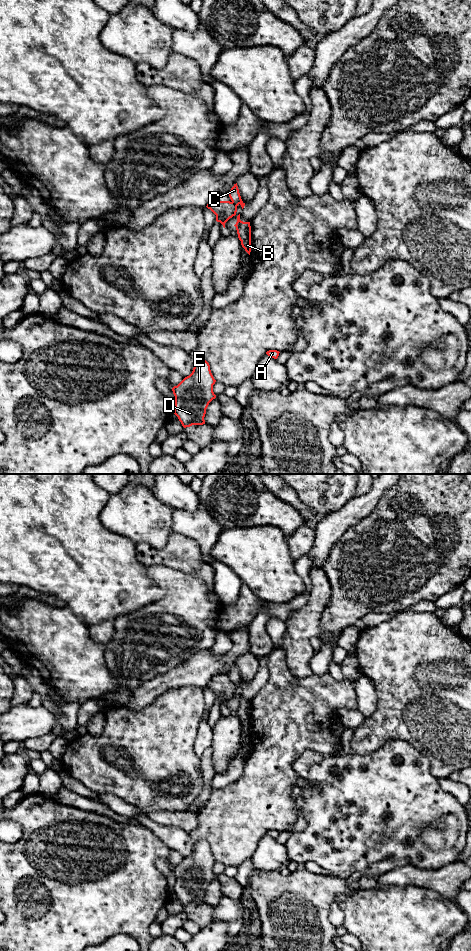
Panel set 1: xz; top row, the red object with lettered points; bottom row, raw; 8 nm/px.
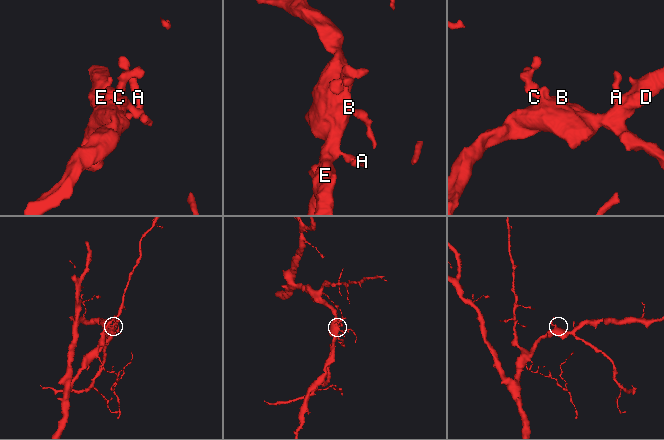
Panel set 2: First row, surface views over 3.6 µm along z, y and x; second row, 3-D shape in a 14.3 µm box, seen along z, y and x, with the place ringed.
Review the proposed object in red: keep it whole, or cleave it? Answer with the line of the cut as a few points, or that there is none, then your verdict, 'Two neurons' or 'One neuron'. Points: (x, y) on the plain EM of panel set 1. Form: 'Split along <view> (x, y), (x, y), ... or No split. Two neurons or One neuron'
Split along xz (232, 681), (237, 685). Two neurons

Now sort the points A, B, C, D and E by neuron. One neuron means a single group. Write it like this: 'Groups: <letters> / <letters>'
Groups: A D E / B C

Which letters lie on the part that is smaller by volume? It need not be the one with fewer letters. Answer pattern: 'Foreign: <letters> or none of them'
Foreign: B, C

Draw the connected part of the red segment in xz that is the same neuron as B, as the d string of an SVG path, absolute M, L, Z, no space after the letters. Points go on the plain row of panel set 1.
M240 694L237 696L237 702L234 705L237 710L238 718L241 721L242 727L250 735L251 732L251 706L250 702L240 700Z

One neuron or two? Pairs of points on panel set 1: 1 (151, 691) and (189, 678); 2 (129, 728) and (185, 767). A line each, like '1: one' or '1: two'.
1: one
2: one

